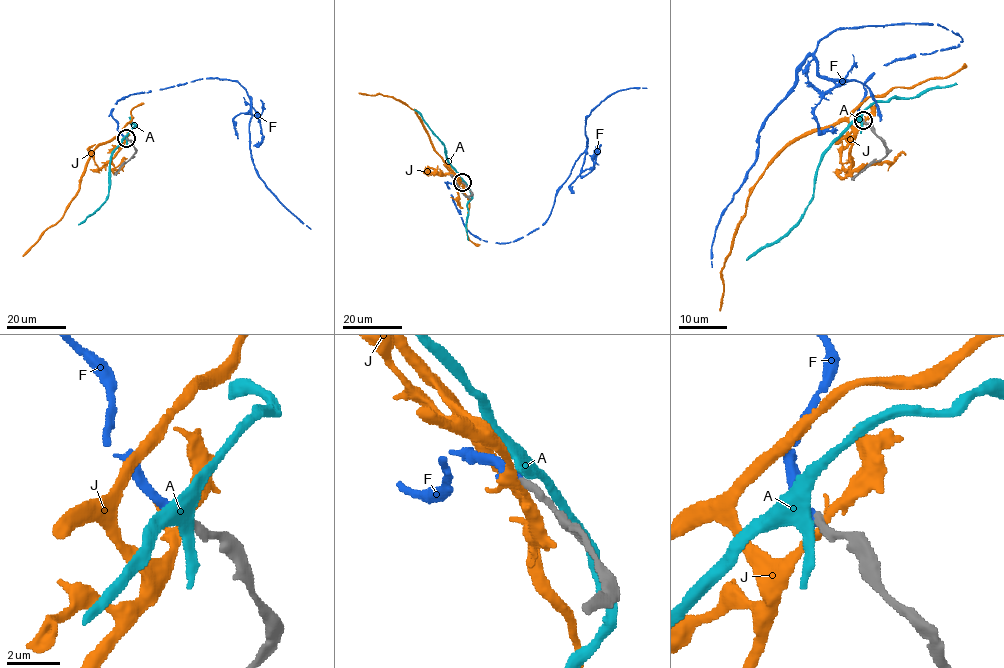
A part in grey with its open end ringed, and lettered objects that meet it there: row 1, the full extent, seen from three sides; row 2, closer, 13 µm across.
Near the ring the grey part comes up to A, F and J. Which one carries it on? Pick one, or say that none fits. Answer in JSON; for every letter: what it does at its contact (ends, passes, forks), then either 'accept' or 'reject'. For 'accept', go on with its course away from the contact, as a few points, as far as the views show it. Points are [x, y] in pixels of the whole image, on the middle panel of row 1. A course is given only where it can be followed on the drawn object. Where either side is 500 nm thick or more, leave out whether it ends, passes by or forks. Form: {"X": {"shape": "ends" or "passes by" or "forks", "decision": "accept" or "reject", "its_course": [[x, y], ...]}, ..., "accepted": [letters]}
{"A": {"shape": "passes by", "decision": "reject"}, "F": {"shape": "ends", "decision": "accept", "its_course": [[462, 181], [447, 187], [467, 230], [517, 241], [550, 213], [586, 148], [586, 117], [617, 91], [646, 88]]}, "J": {"shape": "forks", "decision": "reject"}, "accepted": ["F"]}

